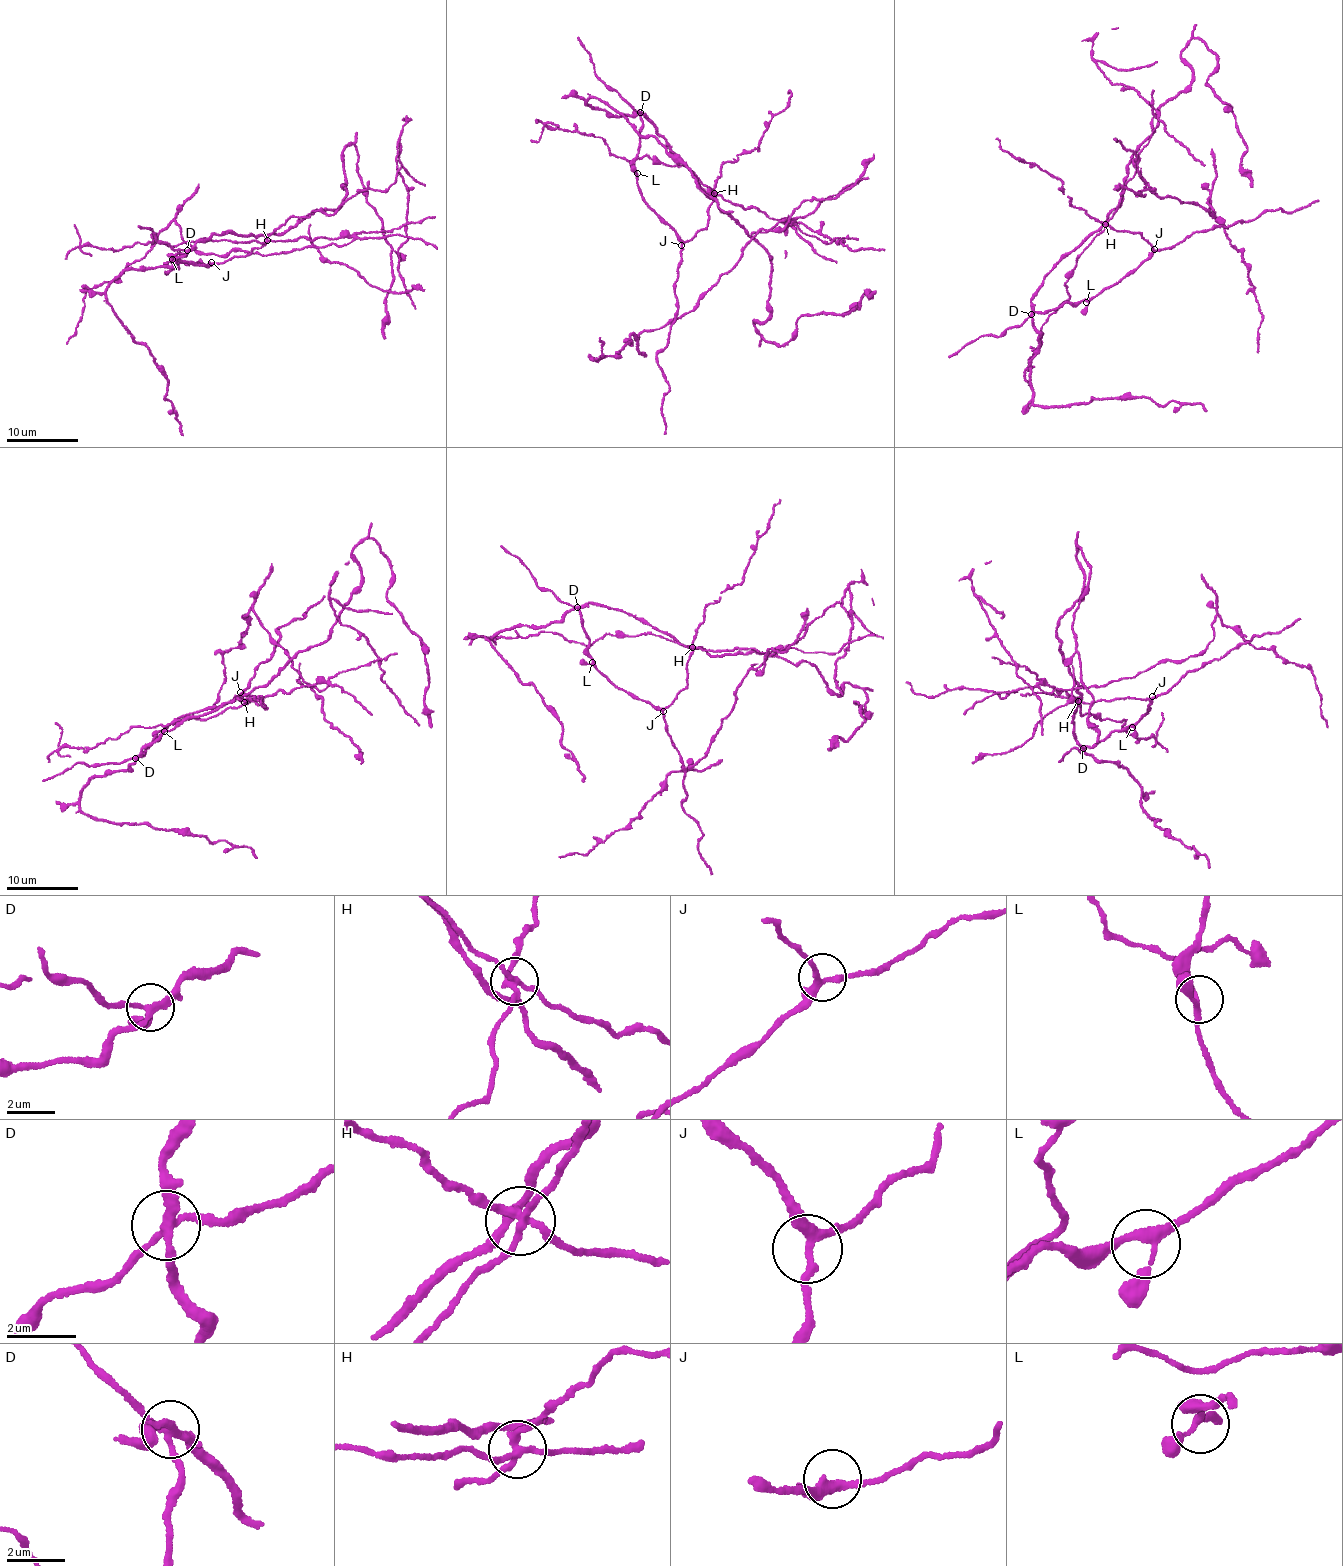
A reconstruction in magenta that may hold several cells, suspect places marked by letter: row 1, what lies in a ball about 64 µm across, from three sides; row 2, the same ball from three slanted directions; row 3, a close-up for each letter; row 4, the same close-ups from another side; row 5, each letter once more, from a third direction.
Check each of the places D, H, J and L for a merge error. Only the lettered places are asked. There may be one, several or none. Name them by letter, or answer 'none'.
D, H

